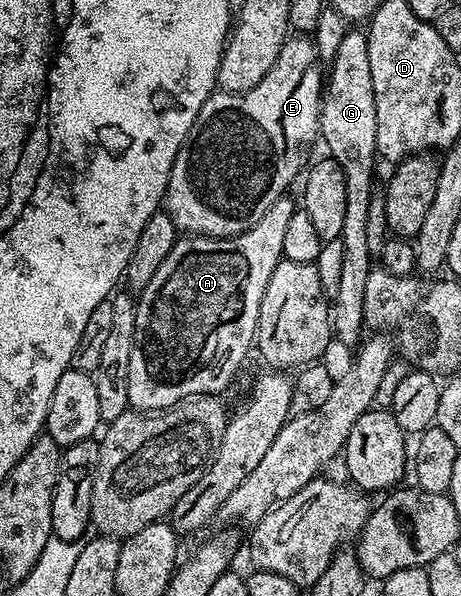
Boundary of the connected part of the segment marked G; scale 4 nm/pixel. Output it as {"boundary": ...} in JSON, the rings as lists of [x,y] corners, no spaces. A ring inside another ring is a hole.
{"boundary":[[[350,30],[346,38],[342,38],[342,46],[338,46],[338,54],[330,62],[326,72],[326,83],[322,88],[320,101],[320,131],[319,139],[324,140],[328,147],[327,155],[338,162],[342,174],[346,178],[346,218],[342,222],[342,234],[339,242],[343,246],[342,278],[338,282],[338,290],[330,304],[332,317],[332,335],[337,341],[356,346],[361,343],[366,332],[364,315],[362,314],[362,297],[366,295],[366,278],[374,264],[374,254],[370,246],[366,246],[366,214],[370,210],[370,198],[374,195],[372,174],[376,170],[376,107],[374,106],[374,78],[370,78],[370,58],[368,57],[368,38],[363,31]]]}

